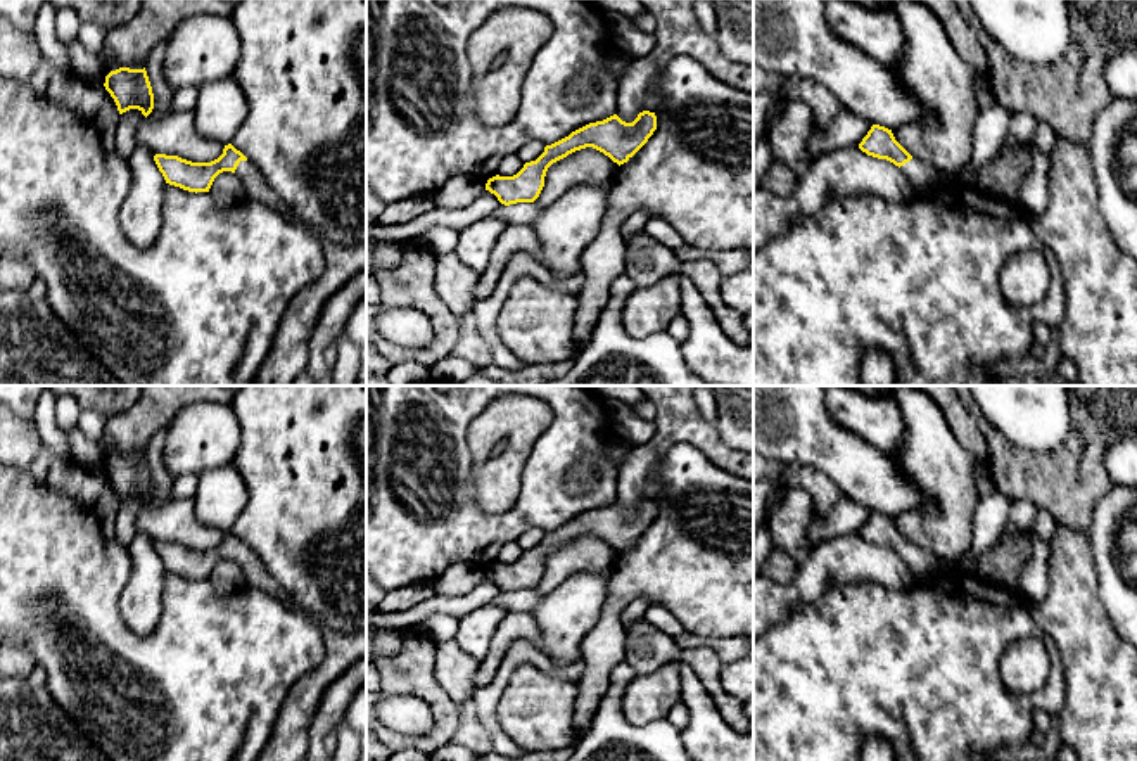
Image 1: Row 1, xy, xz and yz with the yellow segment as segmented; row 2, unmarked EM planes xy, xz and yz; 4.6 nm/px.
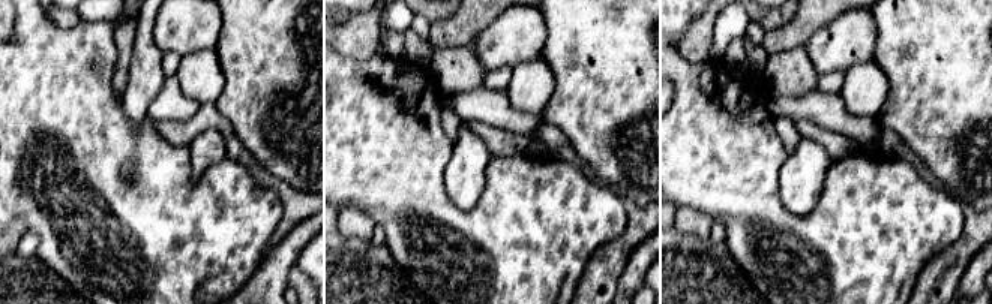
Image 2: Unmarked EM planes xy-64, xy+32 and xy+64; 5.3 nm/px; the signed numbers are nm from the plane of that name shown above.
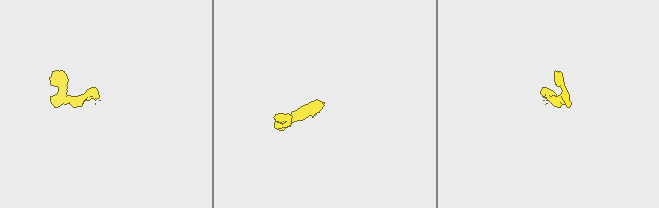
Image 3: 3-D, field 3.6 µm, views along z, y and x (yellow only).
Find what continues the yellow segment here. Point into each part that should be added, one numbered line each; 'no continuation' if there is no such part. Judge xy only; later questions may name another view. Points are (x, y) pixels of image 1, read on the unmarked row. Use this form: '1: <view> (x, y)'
1: xy (256, 573)

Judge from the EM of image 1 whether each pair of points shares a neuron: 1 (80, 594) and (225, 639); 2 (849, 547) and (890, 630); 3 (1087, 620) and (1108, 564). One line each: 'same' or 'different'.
1: same
2: different
3: different

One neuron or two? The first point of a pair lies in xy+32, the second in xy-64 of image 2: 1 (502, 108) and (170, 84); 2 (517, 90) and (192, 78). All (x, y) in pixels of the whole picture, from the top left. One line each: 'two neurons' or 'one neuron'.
1: one neuron
2: one neuron

